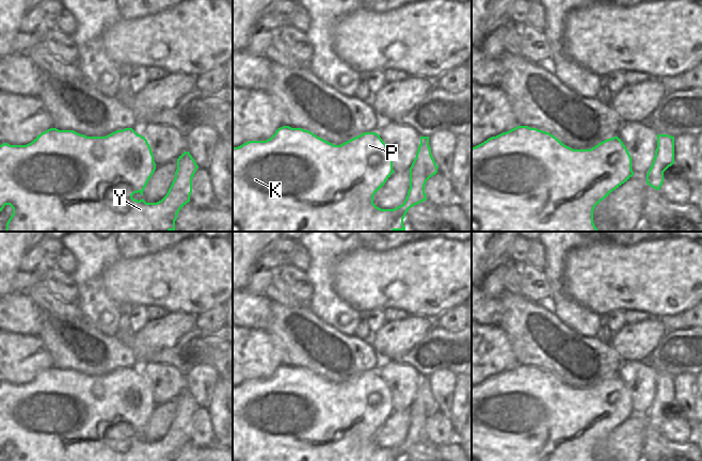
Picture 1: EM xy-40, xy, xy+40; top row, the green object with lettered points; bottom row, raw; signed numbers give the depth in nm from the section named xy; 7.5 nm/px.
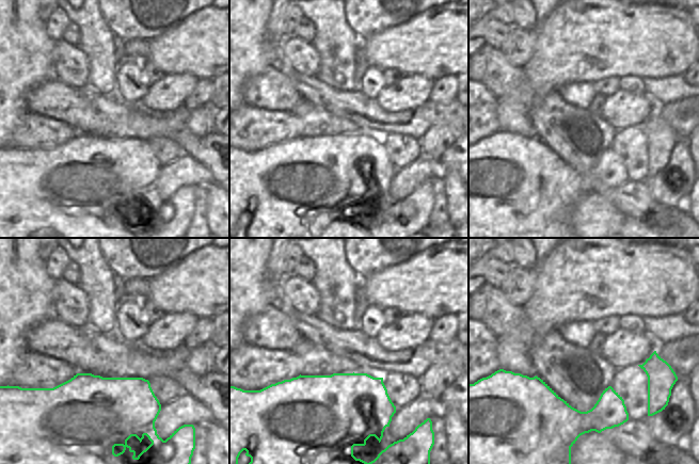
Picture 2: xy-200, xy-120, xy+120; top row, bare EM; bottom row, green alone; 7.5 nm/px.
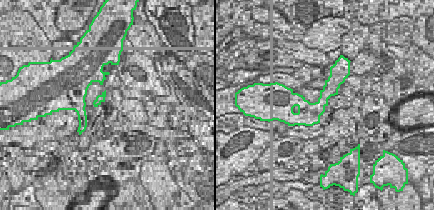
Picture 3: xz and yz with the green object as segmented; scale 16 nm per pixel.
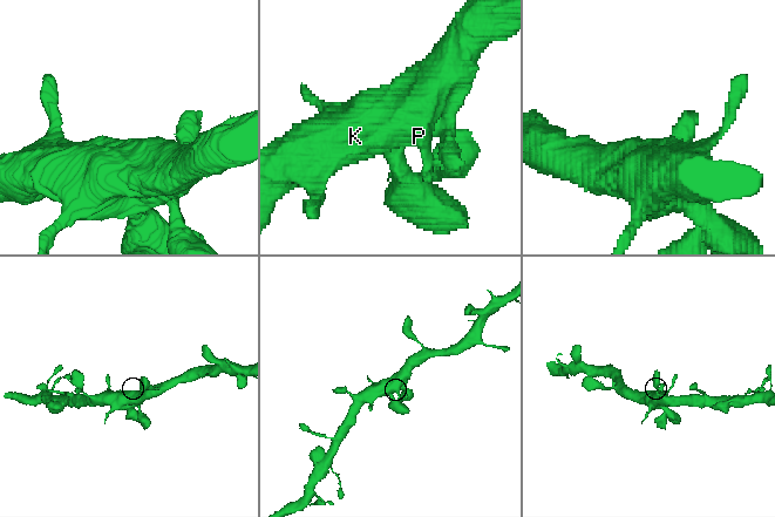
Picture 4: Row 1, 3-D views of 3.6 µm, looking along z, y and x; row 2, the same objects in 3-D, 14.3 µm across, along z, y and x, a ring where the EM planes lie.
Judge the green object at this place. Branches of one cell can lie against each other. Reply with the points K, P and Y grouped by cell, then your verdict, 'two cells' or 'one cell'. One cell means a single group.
K P Y; one cell

